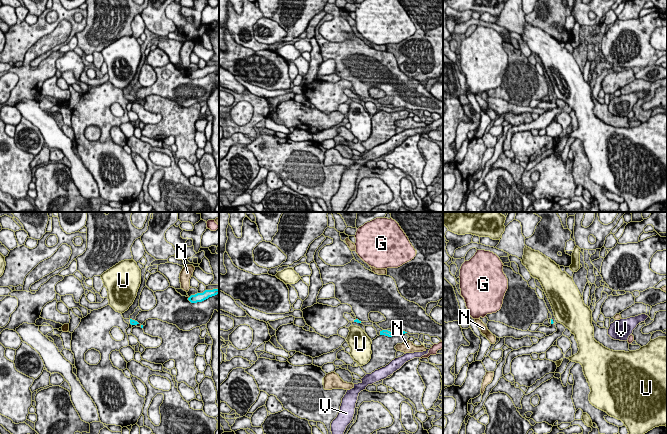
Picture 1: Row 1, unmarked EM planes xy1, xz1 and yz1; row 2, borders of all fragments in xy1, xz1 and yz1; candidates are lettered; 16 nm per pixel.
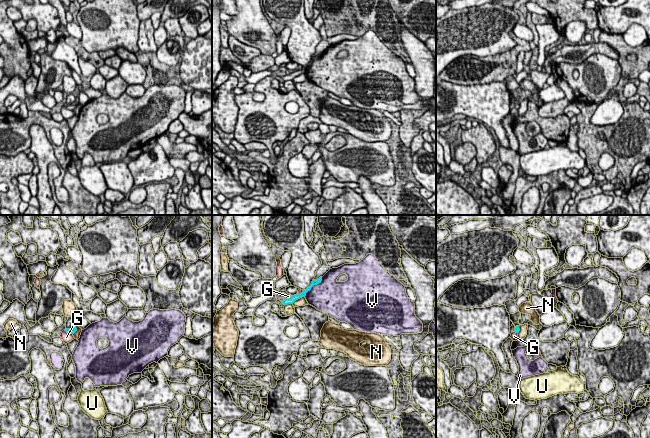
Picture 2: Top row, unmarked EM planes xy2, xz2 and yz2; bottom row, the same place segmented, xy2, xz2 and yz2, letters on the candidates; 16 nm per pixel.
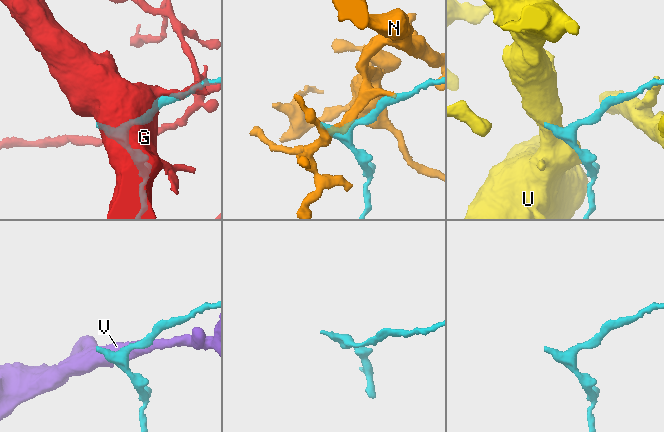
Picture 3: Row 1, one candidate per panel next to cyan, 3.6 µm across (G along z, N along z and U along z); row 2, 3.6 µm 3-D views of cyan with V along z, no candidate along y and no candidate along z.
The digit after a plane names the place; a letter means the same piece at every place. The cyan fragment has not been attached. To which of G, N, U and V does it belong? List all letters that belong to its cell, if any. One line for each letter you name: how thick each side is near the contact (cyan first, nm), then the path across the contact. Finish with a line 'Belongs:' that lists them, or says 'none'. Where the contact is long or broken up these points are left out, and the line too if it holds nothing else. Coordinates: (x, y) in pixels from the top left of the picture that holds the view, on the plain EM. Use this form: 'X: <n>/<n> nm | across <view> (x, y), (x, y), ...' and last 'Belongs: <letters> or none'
Belongs: none

